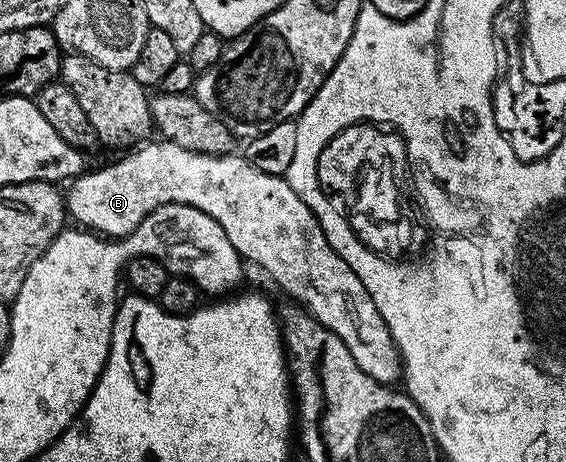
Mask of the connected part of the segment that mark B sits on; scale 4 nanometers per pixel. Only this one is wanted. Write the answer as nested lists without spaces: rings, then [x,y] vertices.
[[[148,140],[141,150],[104,166],[101,170],[89,169],[87,172],[71,179],[69,190],[66,190],[66,214],[73,223],[79,224],[85,231],[95,232],[109,239],[125,238],[150,212],[162,208],[166,204],[186,204],[206,212],[226,232],[230,244],[240,253],[241,259],[249,263],[257,262],[286,293],[290,294],[308,313],[313,314],[321,324],[330,328],[350,348],[350,356],[354,356],[354,364],[366,372],[374,380],[392,384],[401,377],[402,359],[390,336],[390,328],[386,320],[374,308],[374,300],[370,300],[370,292],[366,292],[366,284],[354,276],[354,268],[330,248],[330,240],[322,232],[314,212],[290,188],[287,177],[278,174],[258,172],[254,164],[250,164],[243,156],[231,154],[199,154],[190,152],[173,142]]]

